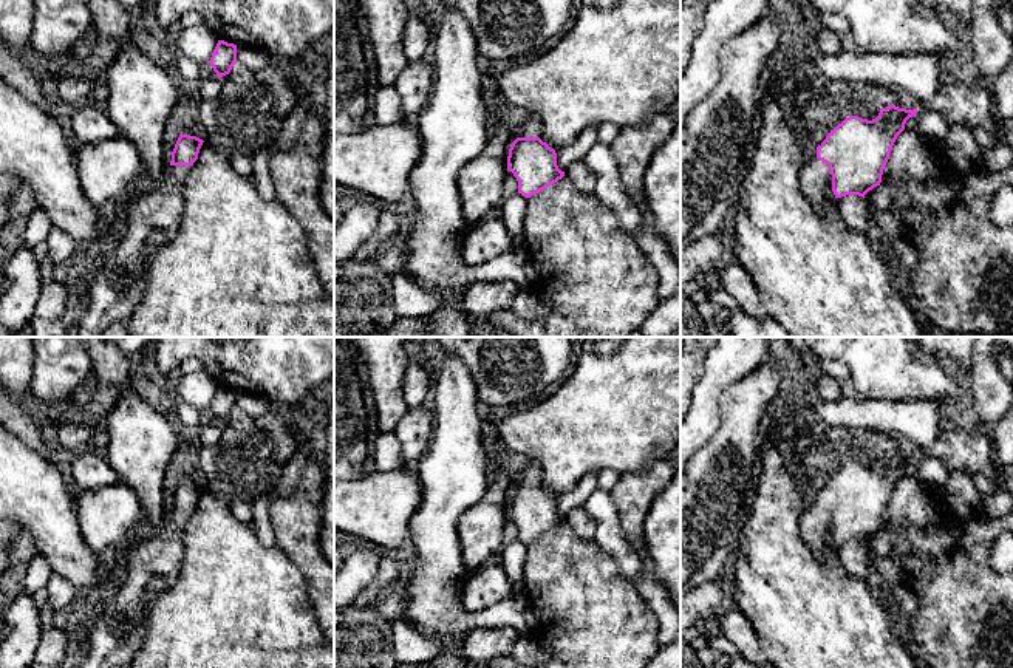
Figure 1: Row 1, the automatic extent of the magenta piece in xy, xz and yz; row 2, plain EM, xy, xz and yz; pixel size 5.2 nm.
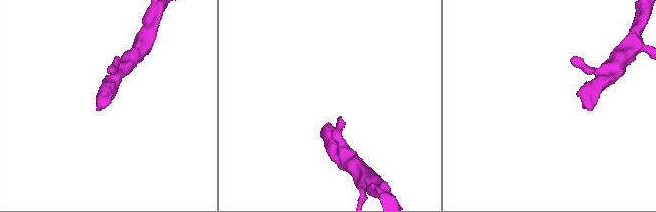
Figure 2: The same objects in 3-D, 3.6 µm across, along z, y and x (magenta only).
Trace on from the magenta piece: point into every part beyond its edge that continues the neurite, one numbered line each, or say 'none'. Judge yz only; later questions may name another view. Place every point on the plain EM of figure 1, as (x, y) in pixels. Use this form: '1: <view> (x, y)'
1: yz (815, 524)

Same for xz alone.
1: xz (532, 472)

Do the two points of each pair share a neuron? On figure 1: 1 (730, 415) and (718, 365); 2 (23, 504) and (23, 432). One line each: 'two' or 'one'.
1: two
2: two

